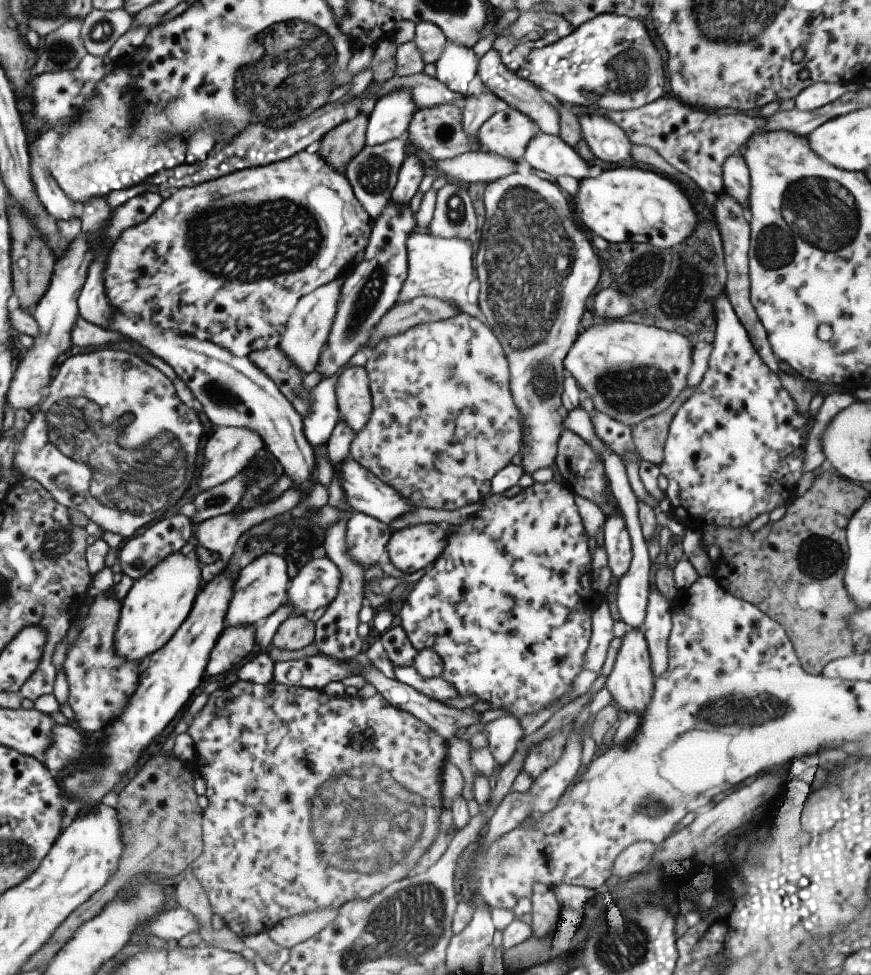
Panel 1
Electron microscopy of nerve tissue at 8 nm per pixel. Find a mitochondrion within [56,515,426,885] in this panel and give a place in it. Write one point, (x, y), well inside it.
(77, 792)

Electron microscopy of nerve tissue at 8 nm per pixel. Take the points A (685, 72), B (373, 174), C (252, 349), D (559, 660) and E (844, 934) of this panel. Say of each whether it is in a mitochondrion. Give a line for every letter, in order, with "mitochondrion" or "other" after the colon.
A: other
B: mitochondrion
C: other
D: other
E: other

